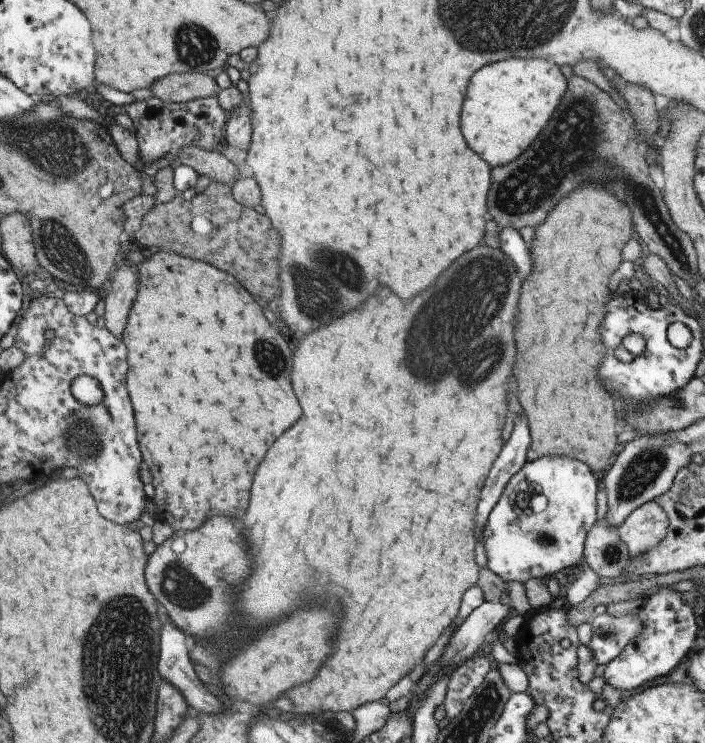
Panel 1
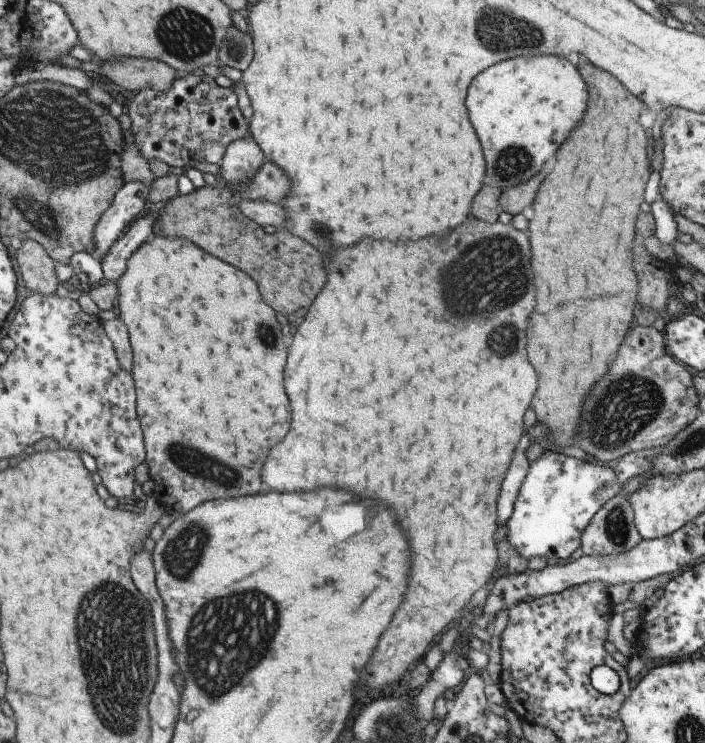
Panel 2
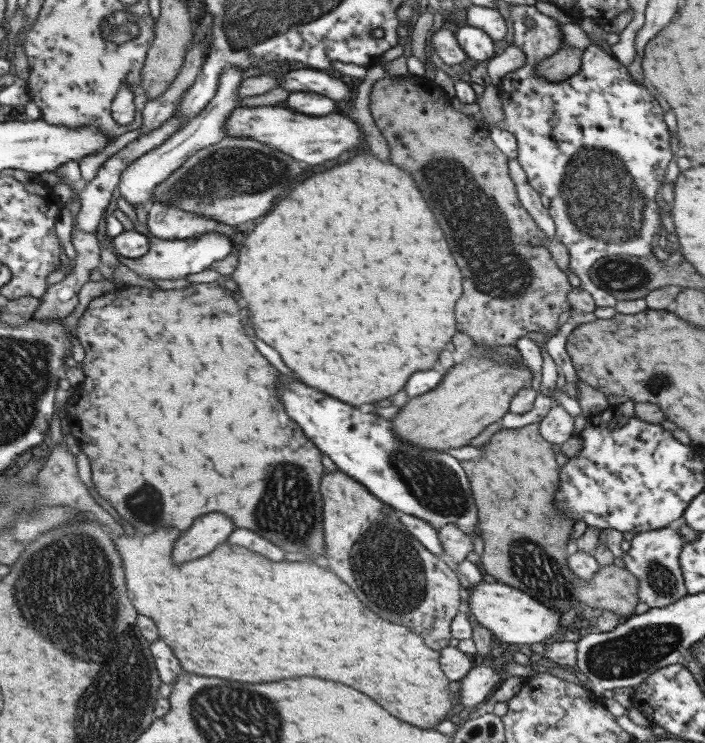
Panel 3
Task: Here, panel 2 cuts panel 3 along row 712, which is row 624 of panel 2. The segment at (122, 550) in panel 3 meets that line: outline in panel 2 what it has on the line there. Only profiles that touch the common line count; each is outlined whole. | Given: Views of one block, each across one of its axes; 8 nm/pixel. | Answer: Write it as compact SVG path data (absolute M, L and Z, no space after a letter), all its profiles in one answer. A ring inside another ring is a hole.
M469 220L457 230L449 232L445 238L421 238L417 242L373 242L371 250L369 244L359 242L353 248L353 262L351 262L351 248L339 248L337 254L325 258L333 262L333 286L323 286L321 292L315 296L313 304L309 306L303 322L293 334L293 342L287 350L287 364L283 368L283 388L289 398L291 406L291 428L285 438L273 446L265 458L261 468L261 480L277 492L283 490L311 490L319 486L341 486L357 492L361 496L377 498L393 508L399 516L399 524L407 534L409 548L411 548L411 578L409 588L405 594L405 602L395 612L391 624L381 634L379 644L363 670L363 682L371 688L383 688L385 692L395 687L397 678L407 670L409 663L422 659L425 652L436 642L437 638L452 624L458 621L459 614L465 611L469 598L475 590L485 588L488 579L493 576L493 570L498 562L498 550L494 532L498 528L495 502L499 494L501 480L507 472L507 466L513 458L515 446L523 432L523 412L527 410L533 394L535 394L535 370L527 362L525 356L525 334L529 312L535 306L535 288L533 288L533 274L529 266L529 244L527 236L515 230L511 224L506 225Z

